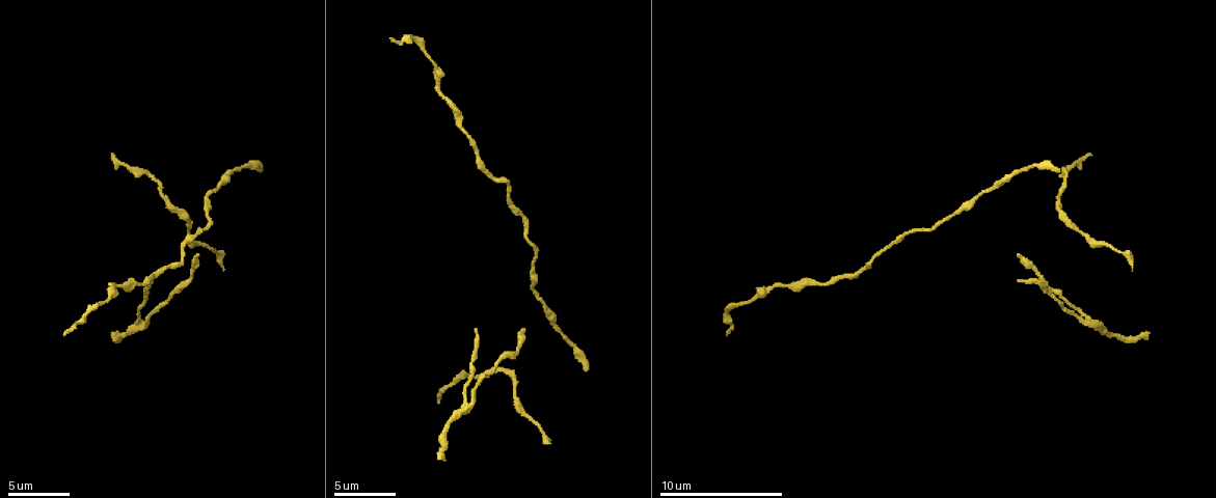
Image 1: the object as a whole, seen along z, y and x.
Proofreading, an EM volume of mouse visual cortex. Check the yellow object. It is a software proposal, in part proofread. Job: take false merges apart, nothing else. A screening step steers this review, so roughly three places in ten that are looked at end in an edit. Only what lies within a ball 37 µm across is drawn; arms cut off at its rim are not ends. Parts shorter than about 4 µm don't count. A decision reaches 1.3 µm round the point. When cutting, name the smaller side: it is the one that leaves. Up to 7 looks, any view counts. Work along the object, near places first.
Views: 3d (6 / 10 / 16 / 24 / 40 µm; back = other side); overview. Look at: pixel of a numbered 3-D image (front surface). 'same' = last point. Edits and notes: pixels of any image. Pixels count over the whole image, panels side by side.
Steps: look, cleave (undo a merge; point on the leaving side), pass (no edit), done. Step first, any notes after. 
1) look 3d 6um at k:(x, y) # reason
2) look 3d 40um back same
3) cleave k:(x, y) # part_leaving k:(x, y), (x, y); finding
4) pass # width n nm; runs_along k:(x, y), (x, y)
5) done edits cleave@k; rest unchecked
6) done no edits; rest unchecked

look 3d 10um at 1:(1093, 320) # a fork

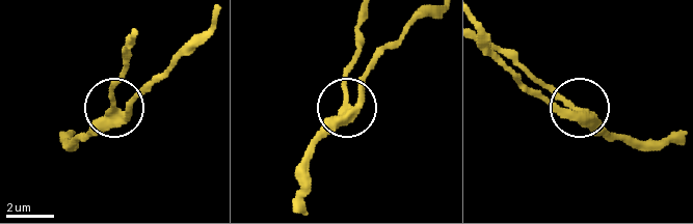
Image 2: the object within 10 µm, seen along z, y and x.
pass # arms 3; continuous, no second neuron

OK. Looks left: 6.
look 3d 16um at 1:(1076, 231)

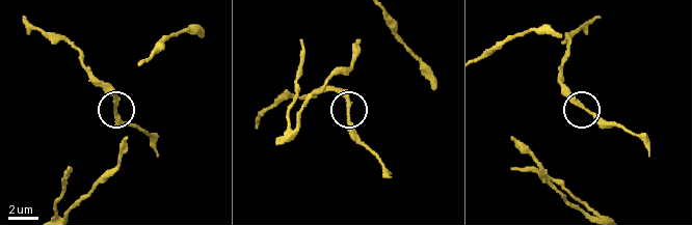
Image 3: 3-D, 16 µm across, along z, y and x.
pass # all the same neuron

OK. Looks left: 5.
look 3d 6um at 1:(208, 204)

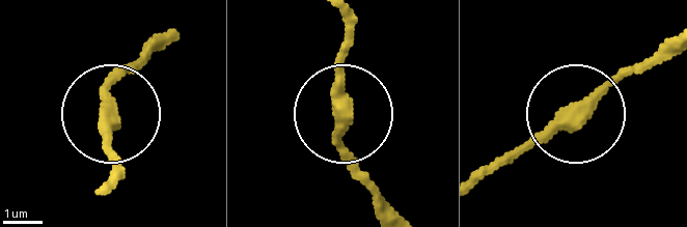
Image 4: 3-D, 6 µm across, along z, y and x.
pass # runs_along 4:(350, 25), (339, 131), (379, 197); continuous, no second neuron

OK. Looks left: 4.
done no edits; rest unchecked

